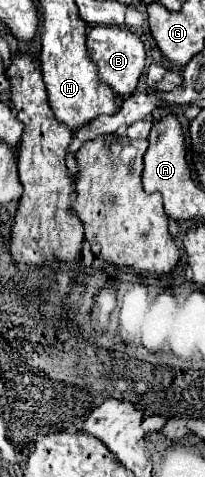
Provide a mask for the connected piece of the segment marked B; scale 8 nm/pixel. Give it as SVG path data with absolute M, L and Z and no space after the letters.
M97 25L87 35L87 47L89 47L89 57L97 65L99 81L105 83L107 87L111 87L115 95L121 95L121 97L131 95L135 91L135 85L145 67L145 47L143 47L141 39L119 27Z

